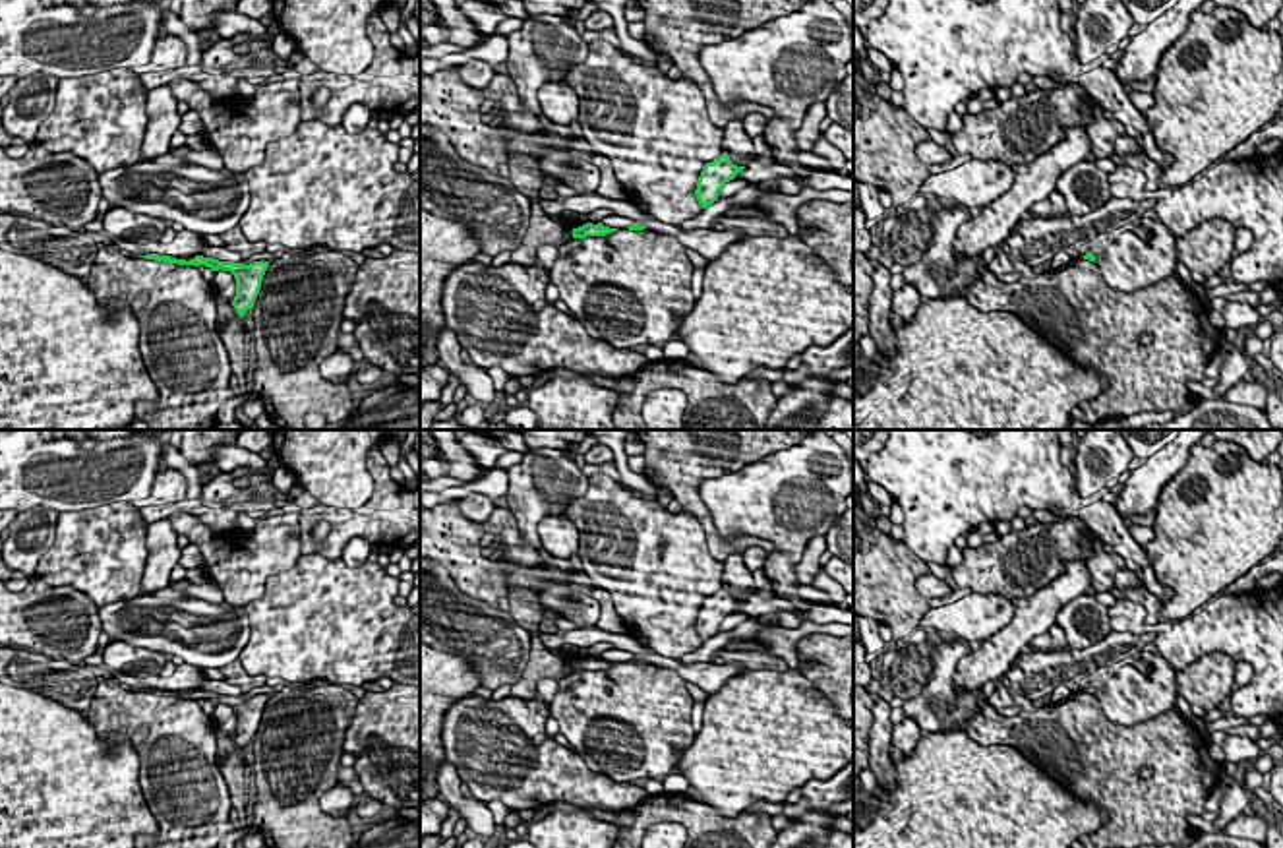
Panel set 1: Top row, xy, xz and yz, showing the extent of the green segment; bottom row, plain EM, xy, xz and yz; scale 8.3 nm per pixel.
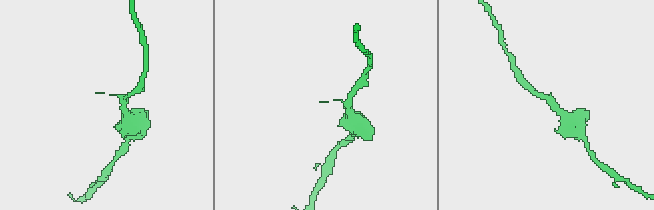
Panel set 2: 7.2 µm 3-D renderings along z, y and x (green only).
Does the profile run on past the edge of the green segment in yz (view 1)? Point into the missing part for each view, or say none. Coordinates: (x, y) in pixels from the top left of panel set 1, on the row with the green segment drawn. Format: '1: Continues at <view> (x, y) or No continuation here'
1: No continuation here

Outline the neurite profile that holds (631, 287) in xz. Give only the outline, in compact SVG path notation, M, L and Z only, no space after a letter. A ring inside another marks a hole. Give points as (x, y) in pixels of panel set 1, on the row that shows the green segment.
M617 228L557 246L548 275L590 337L642 348L671 341L695 308L693 271L677 236Z

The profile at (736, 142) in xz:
M733 118L722 130L722 149L737 167L747 167L757 157L753 137L743 130L743 120Z

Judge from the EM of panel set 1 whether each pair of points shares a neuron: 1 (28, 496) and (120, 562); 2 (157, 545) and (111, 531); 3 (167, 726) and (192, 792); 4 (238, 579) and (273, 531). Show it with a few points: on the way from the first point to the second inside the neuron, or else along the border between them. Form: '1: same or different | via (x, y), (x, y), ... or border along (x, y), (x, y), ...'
1: different | border along (78, 510), (59, 514)
2: different | border along (148, 525), (148, 560), (140, 585)
3: same | via (171, 742), (177, 748), (179, 777)
4: same | via (246, 568), (271, 543)

